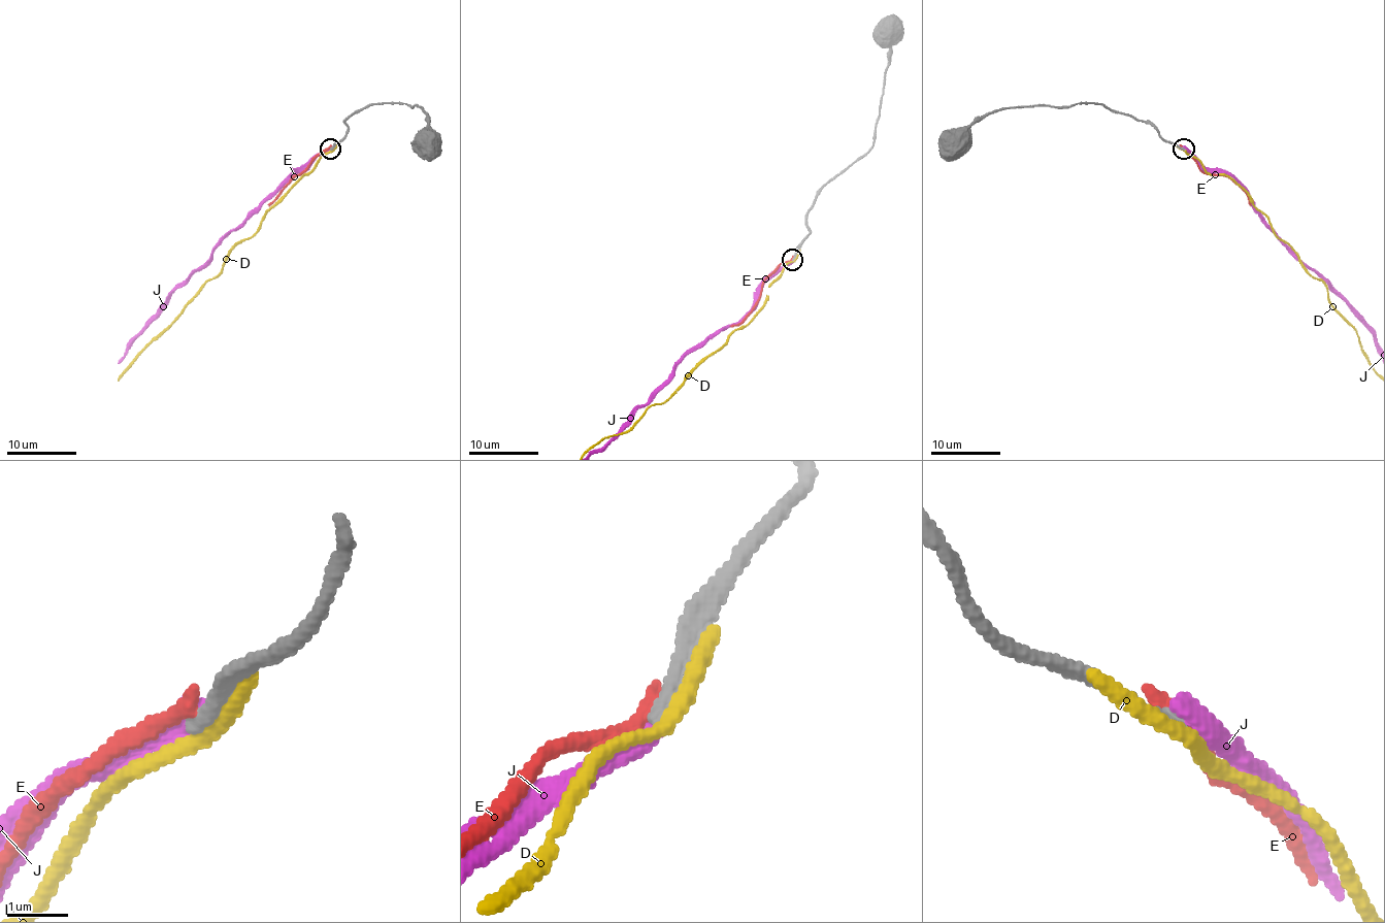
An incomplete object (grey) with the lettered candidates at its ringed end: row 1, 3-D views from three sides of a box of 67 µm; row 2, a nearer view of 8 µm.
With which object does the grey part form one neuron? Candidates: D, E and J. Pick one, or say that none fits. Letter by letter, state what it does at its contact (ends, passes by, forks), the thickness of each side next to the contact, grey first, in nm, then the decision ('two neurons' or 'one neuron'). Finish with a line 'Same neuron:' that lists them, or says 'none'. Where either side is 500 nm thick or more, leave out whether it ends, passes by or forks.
D: it ends; calibres 320 and 360 nm; two neurons
E: it ends; calibres 240 and 280 nm; two neurons
J: it ends; calibres 240 and 400 nm; two neurons
Same neuron: none

